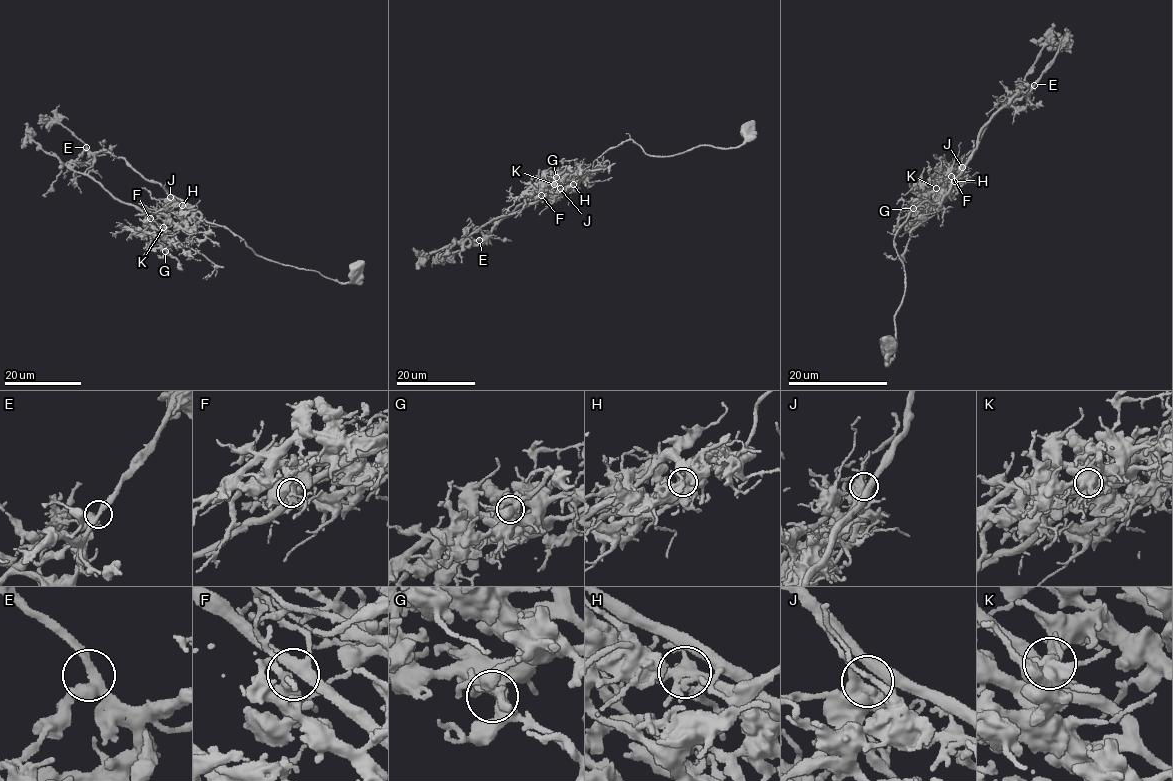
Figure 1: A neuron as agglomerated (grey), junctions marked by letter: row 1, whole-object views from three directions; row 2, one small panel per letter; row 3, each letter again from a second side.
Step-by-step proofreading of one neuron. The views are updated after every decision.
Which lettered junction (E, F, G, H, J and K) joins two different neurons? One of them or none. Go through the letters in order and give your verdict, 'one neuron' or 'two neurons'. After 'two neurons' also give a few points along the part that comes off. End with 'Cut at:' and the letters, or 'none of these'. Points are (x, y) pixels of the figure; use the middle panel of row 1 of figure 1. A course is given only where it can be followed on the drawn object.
E: one neuron
F: one neuron
G: one neuron
H: one neuron
J: one neuron
K: two neurons; foreign part runs (554, 184), (536, 201), (489, 221), (462, 239), (423, 256), (413, 248)
Cut at: K

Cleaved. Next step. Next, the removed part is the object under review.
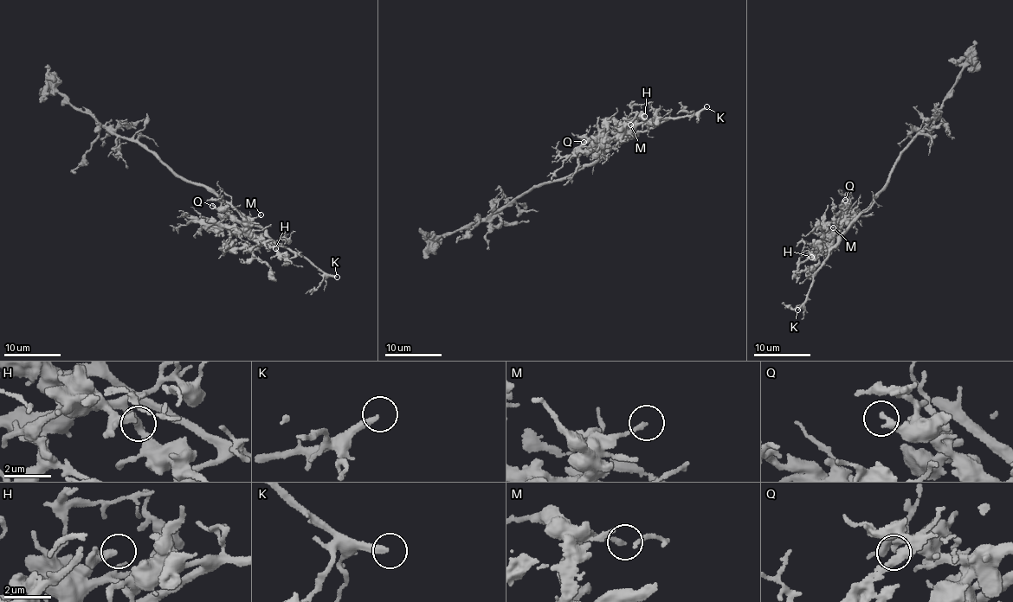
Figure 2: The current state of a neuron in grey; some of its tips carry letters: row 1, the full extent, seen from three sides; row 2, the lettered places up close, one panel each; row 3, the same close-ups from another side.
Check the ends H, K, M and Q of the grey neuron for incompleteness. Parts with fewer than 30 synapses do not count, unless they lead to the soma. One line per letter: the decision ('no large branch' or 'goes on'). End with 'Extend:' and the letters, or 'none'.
H: no large branch
K: goes on
M: no large branch
Q: no large branch
Extend: K

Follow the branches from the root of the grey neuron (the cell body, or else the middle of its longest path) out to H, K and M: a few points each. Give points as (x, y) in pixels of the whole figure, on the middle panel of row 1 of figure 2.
H: (566, 178), (594, 161), (609, 141), (632, 131), (633, 125), (644, 116)
K: (566, 178), (635, 134), (648, 131), (667, 119), (698, 113), (706, 106)
M: (566, 178), (594, 161), (619, 141), (616, 131), (621, 123), (630, 124)

